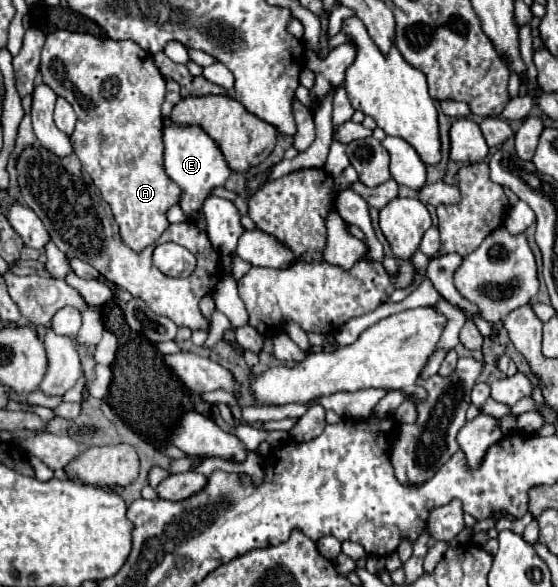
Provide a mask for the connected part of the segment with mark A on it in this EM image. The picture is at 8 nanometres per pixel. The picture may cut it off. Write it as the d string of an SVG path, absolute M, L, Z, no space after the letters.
M57 30L47 36L43 46L41 74L43 82L49 84L57 96L65 98L77 114L77 126L71 134L73 152L81 160L93 184L99 188L103 200L111 206L121 230L121 240L135 252L155 244L155 240L169 228L167 210L177 204L177 198L181 198L181 188L165 174L163 166L161 106L165 100L165 78L161 78L153 56L129 40L111 40L83 32Z

